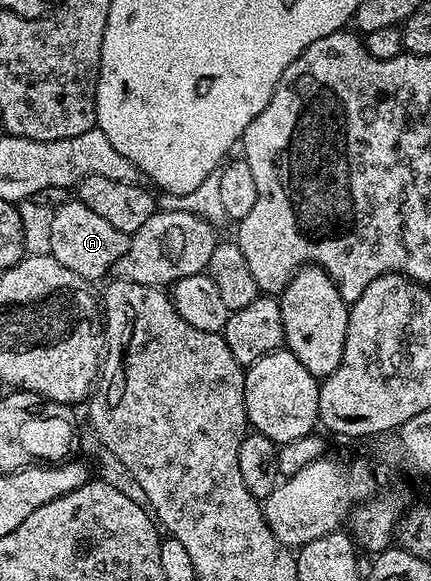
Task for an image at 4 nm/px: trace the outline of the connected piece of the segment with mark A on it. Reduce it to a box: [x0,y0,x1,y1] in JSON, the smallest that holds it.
[50,201,130,281]

